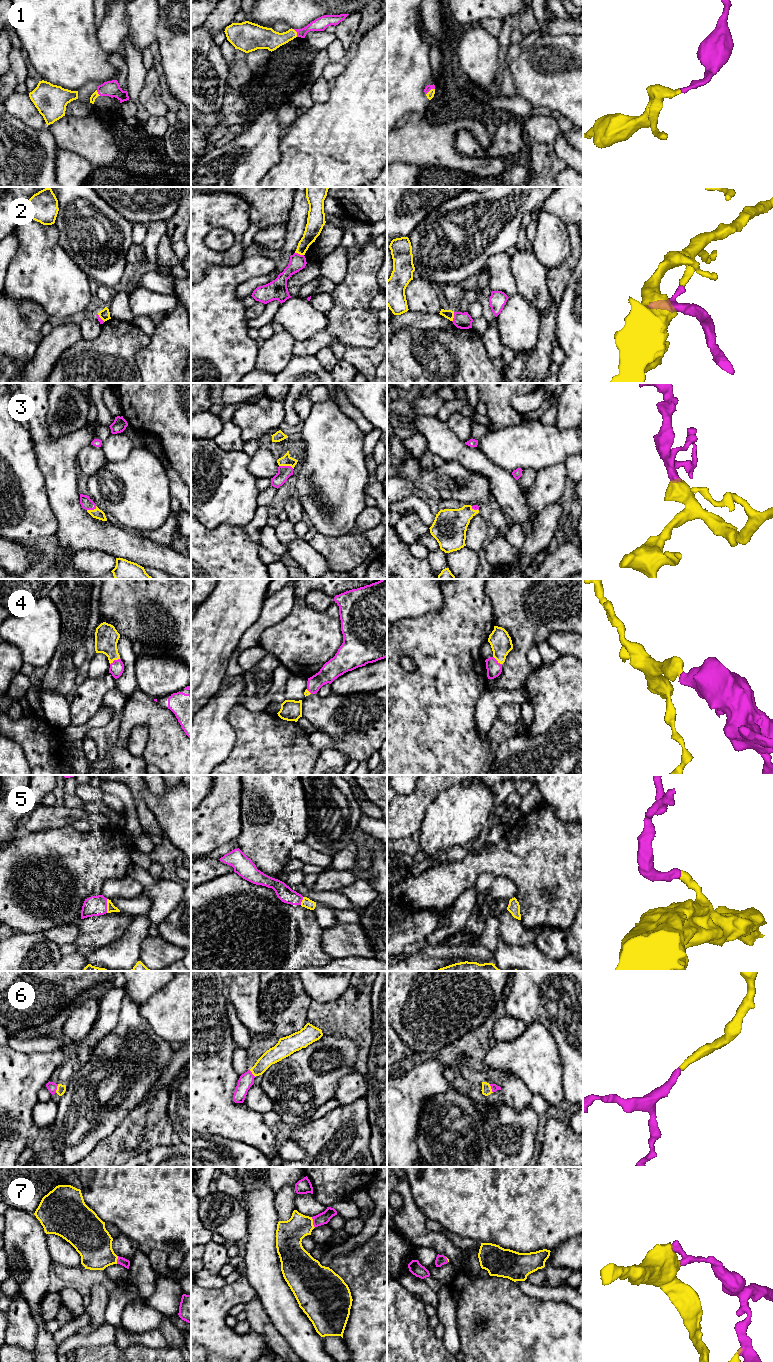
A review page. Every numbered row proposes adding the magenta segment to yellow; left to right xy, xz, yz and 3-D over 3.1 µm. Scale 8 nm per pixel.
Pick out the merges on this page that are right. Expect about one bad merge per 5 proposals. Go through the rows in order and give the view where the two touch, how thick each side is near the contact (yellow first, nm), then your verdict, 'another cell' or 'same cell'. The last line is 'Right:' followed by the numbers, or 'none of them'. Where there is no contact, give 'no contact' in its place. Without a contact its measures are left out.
1: meets yellow in yz; 60 nm thick on the yellow side, 50 nm on the other; same cell
2: meets yellow in yz; 80 nm thick on the yellow side, 130 nm on the other; another cell
3: meets yellow in xz; 90 nm thick on the yellow side, 110 nm on the other; same cell
4: meets yellow in xy; 190 nm thick on the yellow side, 110 nm on the other; same cell
5: meets yellow in xy; 60 nm thick on the yellow side, 160 nm on the other; same cell
6: meets yellow in xy; 70 nm thick on the yellow side, 80 nm on the other; same cell
7: meets yellow in xz; 220 nm thick on the yellow side, 100 nm on the other; same cell
Right: 1, 3, 4, 5, 6, 7

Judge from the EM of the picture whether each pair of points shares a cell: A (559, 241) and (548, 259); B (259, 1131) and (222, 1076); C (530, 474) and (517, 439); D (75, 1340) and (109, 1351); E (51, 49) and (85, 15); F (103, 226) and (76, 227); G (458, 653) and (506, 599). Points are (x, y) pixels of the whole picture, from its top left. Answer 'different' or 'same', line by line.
A: same
B: same
C: different
D: different
E: same
F: same
G: different

